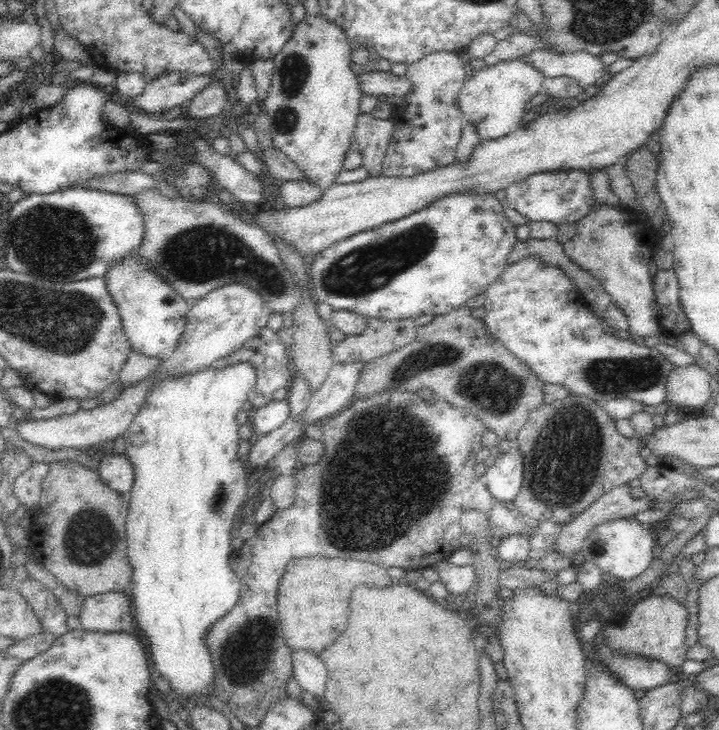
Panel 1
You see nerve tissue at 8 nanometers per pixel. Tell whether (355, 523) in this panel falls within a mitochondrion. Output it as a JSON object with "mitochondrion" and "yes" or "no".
{"mitochondrion":"yes"}

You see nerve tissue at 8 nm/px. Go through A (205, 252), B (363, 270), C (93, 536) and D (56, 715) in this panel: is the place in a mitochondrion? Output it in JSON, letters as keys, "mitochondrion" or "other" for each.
{"A":"mitochondrion","B":"mitochondrion","C":"mitochondrion","D":"mitochondrion"}

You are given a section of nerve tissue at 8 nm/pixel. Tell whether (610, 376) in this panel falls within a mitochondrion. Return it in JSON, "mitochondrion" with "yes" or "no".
{"mitochondrion":"yes"}

